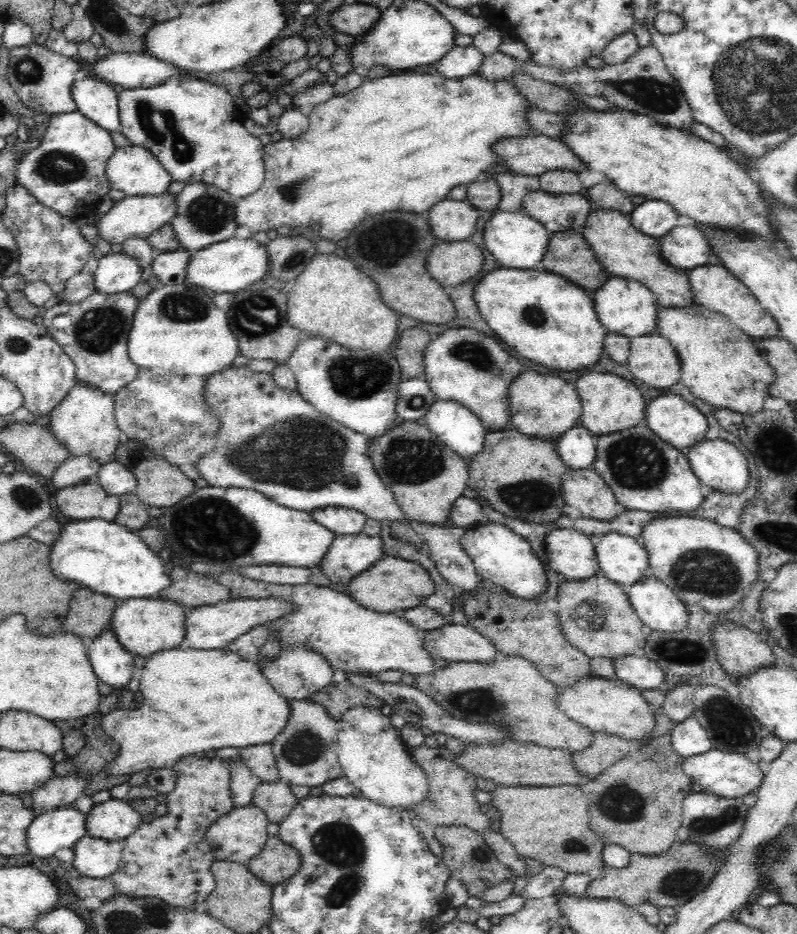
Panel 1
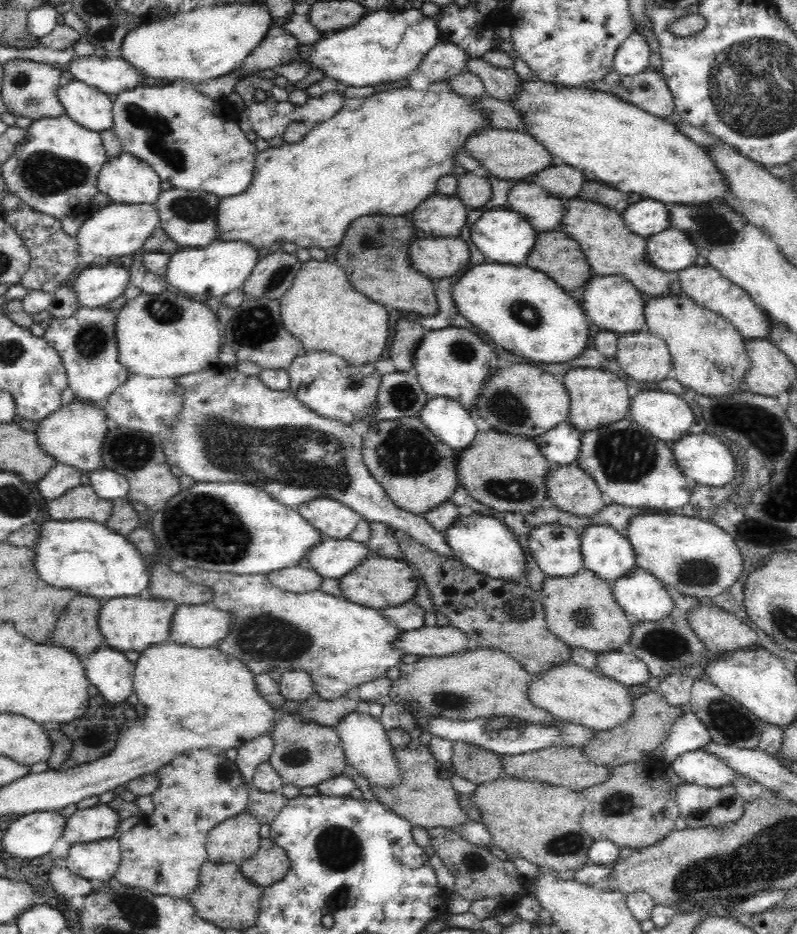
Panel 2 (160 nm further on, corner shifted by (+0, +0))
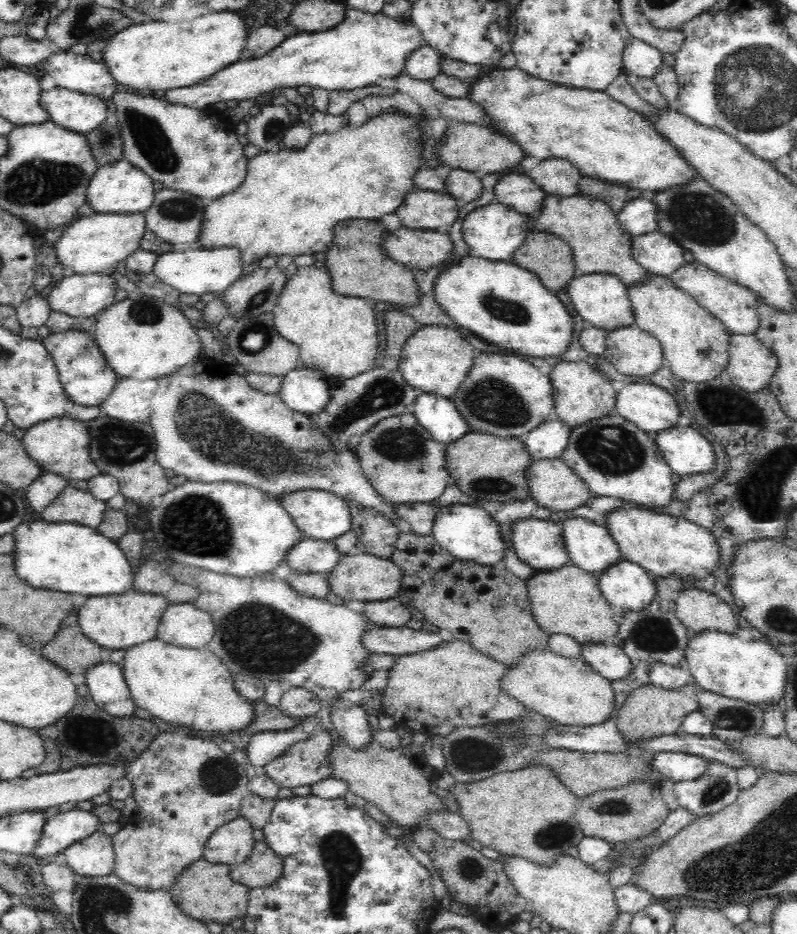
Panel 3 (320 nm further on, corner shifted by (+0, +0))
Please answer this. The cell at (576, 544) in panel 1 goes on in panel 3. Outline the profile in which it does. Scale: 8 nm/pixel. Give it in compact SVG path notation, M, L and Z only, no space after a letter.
M518 518L510 533L516 556L535 571L554 570L569 562L562 527L556 522Z

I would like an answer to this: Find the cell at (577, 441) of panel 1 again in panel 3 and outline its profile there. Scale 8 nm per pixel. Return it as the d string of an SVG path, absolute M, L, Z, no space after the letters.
M560 419L544 420L523 438L523 444L531 460L556 459L562 456L568 445L569 426Z

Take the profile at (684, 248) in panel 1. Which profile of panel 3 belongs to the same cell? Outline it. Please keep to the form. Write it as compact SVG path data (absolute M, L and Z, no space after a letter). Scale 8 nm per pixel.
M658 230L631 237L630 252L632 259L652 276L669 277L686 263L682 257L684 248Z

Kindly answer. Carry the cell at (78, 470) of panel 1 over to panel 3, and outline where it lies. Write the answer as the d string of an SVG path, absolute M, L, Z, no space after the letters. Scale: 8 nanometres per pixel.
M42 472L26 490L28 505L34 512L42 512L66 487L66 481L56 473Z

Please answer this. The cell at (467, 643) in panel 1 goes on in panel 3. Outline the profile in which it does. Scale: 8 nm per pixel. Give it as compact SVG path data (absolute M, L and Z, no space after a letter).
M377 626L370 628L360 636L364 649L378 655L402 656L416 652L428 651L440 644L442 638L438 633L427 633L402 626L390 628Z

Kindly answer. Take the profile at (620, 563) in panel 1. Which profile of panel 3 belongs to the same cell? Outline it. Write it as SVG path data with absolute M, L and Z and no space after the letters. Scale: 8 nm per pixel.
M568 518L559 524L562 527L564 549L566 549L568 560L578 568L598 577L600 572L612 567L612 564L620 560L618 545L608 533L606 526L596 525L585 518Z

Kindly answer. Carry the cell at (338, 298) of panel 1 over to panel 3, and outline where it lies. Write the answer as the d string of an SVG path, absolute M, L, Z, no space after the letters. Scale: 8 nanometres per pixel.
M314 265L301 266L287 278L278 301L271 312L273 326L277 332L289 342L296 344L299 349L299 359L302 367L322 372L327 381L352 379L361 373L375 368L378 348L378 334L375 324L375 314L372 303L364 297L338 295L332 291L332 280L324 268Z

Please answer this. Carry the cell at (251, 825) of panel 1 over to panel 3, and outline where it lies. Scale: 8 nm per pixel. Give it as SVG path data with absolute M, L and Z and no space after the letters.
M240 816L220 826L208 838L203 859L213 864L226 864L230 867L245 862L256 842L253 830L249 821Z

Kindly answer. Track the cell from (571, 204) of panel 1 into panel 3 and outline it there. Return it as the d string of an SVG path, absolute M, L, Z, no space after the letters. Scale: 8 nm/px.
M513 168L494 184L494 201L523 216L538 216L547 194L529 177Z

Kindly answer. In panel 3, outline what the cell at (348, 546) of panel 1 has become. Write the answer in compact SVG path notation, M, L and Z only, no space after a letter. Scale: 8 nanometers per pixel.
M302 538L288 550L283 562L286 562L290 570L299 573L327 574L336 567L340 556L340 552L336 549L336 543L332 540Z

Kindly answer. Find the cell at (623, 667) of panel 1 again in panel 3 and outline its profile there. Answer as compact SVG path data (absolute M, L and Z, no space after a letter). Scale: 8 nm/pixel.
M611 640L580 644L580 656L594 671L608 680L624 679L632 670L628 655Z

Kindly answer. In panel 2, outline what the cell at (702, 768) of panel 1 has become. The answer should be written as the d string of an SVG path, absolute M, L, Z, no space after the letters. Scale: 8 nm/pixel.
M702 749L684 752L670 763L679 782L720 789L733 784L736 772L716 755Z

